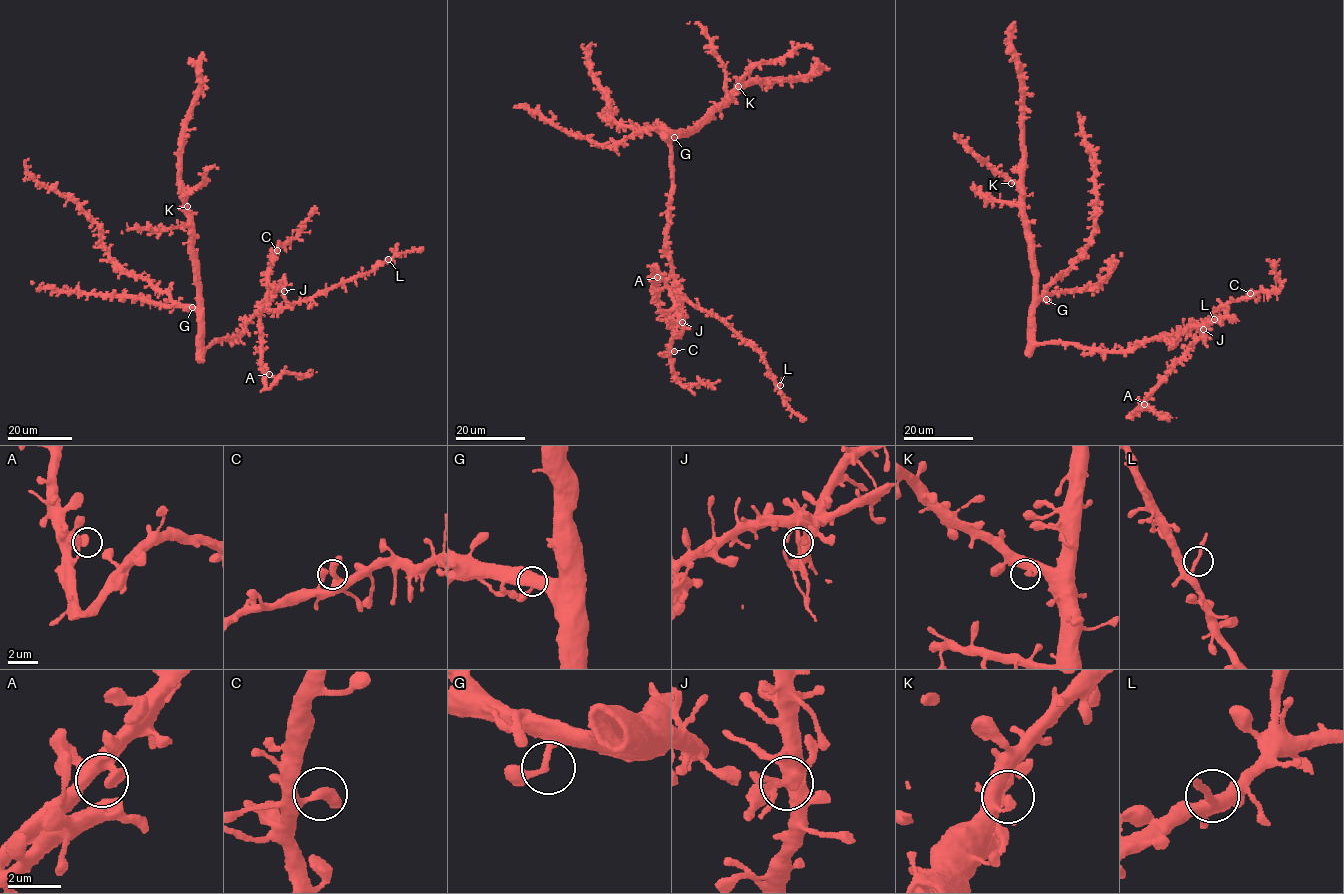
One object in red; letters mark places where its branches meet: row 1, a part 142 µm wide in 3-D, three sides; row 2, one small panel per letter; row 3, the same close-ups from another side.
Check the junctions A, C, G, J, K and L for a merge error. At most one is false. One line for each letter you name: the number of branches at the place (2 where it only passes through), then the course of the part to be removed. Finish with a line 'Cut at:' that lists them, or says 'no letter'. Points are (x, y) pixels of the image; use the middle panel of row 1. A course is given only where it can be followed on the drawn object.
J: 2 branches meet
Cut at: J

